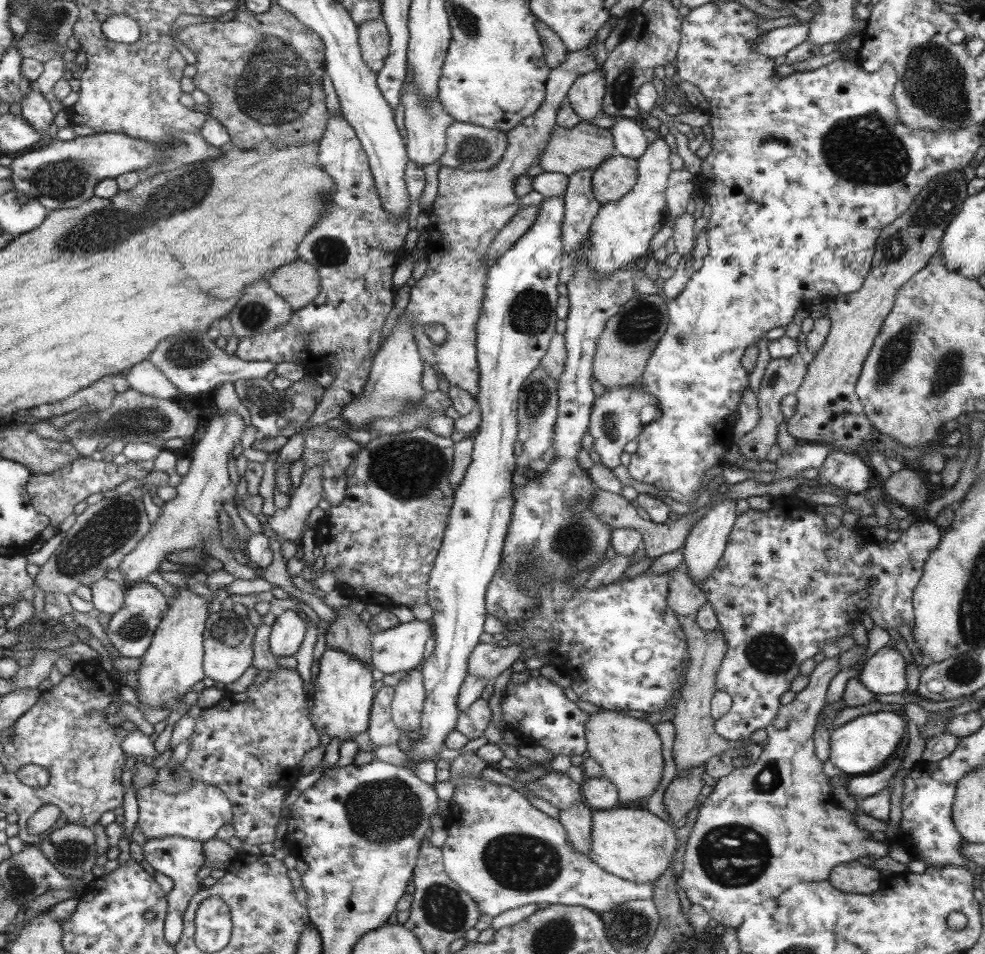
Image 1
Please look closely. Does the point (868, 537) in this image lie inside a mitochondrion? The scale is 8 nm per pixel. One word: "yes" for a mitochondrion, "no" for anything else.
no

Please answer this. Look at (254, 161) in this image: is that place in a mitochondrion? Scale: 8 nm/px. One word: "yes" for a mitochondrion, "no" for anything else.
no

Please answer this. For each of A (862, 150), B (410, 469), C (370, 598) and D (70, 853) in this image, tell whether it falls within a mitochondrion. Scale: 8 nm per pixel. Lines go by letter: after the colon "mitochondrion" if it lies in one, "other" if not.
A: mitochondrion
B: mitochondrion
C: other
D: mitochondrion

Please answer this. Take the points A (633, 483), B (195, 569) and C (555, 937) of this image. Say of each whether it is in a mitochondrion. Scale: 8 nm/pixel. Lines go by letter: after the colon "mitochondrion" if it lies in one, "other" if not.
A: other
B: other
C: mitochondrion

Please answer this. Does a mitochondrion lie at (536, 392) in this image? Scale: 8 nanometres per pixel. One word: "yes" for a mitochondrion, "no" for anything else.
yes

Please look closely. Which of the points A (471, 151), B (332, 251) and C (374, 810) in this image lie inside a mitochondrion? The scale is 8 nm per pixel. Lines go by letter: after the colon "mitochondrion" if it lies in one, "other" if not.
A: mitochondrion
B: mitochondrion
C: mitochondrion

